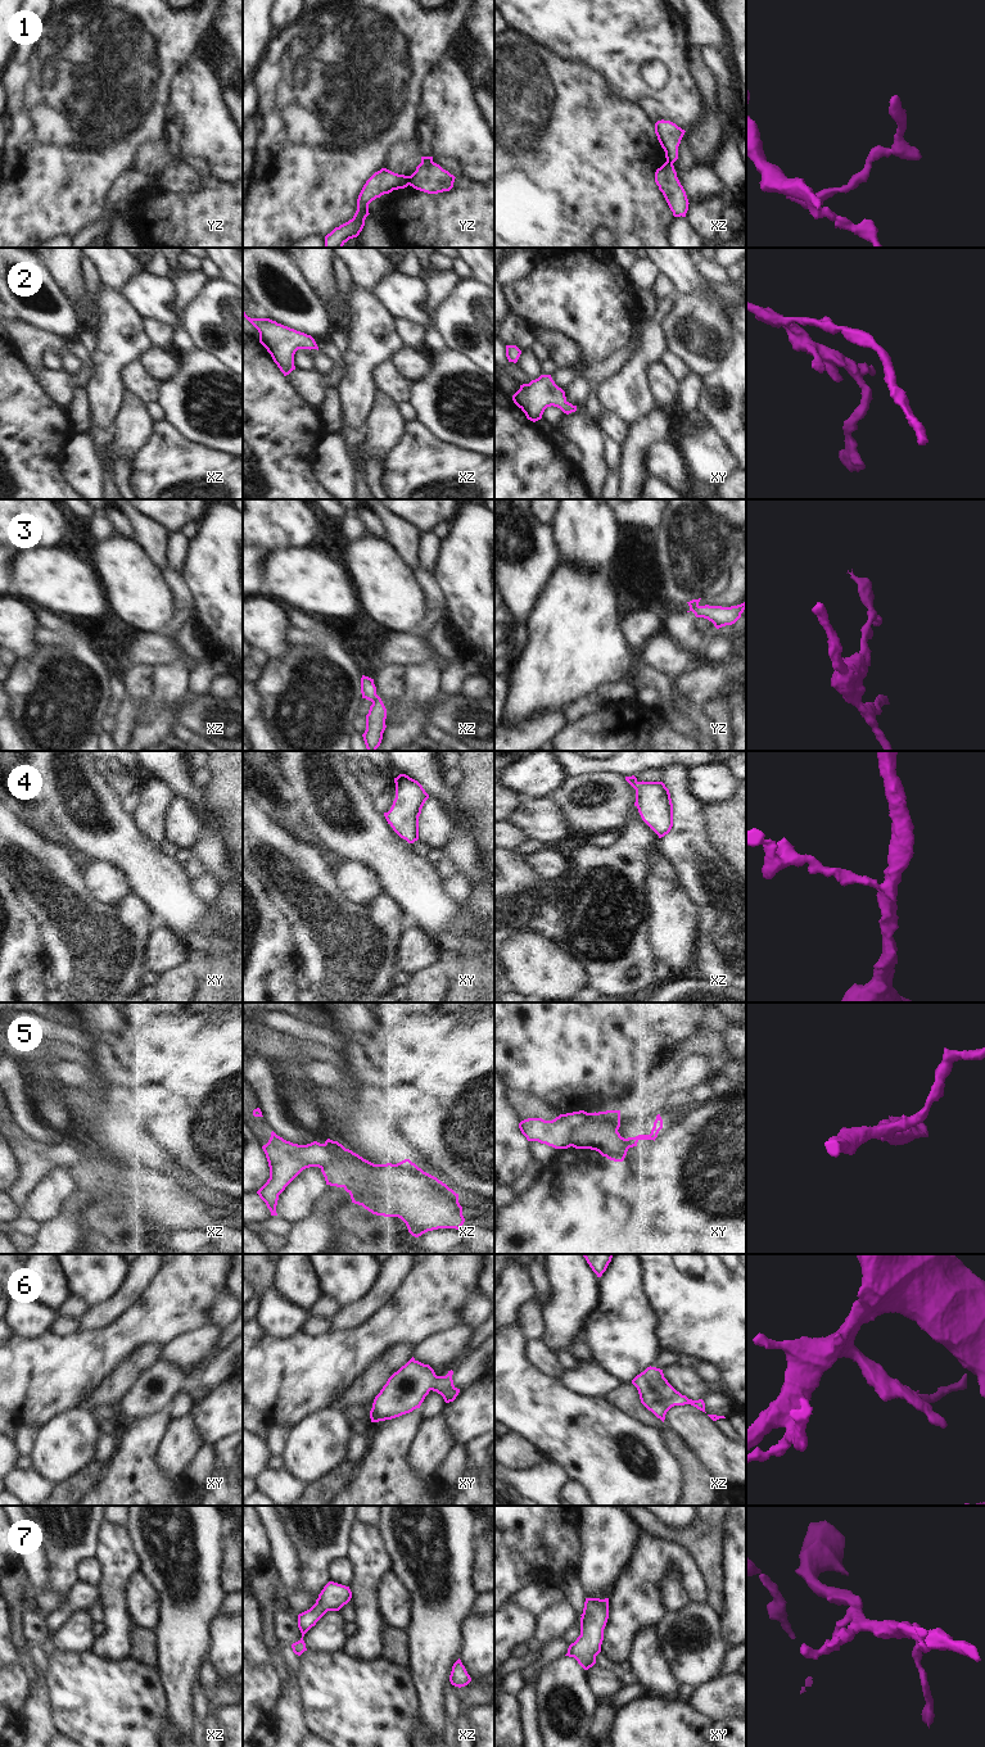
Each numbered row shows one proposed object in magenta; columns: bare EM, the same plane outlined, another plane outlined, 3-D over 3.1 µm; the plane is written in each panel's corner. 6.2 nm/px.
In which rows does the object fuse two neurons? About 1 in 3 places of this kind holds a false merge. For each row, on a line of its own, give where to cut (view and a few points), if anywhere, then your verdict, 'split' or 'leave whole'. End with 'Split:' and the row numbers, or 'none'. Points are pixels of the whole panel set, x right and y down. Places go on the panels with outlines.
1: cut in yz along (409, 176), (410, 184); split
2: no cut; leave whole
3: cut in xz along (376, 695), (371, 701); split
4: no cut; leave whole
5: cut in xy along (590, 1113), (570, 1132), (569, 1145); split
6: no cut; leave whole
7: no cut; leave whole
Split: 1, 3, 5

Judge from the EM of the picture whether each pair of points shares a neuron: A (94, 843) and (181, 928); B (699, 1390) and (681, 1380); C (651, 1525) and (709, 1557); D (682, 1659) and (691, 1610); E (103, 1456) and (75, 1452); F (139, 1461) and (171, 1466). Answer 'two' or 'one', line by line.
A: one
B: one
C: one
D: one
E: two
F: two

